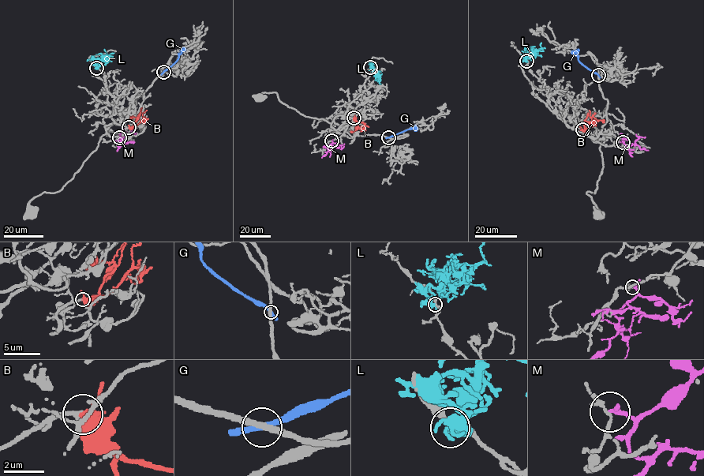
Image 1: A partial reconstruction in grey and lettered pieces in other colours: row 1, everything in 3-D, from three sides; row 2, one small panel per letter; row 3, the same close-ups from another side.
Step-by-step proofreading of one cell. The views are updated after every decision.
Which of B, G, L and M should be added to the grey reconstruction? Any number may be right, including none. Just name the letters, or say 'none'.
B

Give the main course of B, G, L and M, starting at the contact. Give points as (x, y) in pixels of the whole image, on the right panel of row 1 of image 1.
B: (582, 129), (594, 120), (604, 122)
G: (598, 75), (578, 60), (574, 53), (578, 49)
L: (527, 61), (531, 50), (544, 47)
M: (623, 142), (648, 150)

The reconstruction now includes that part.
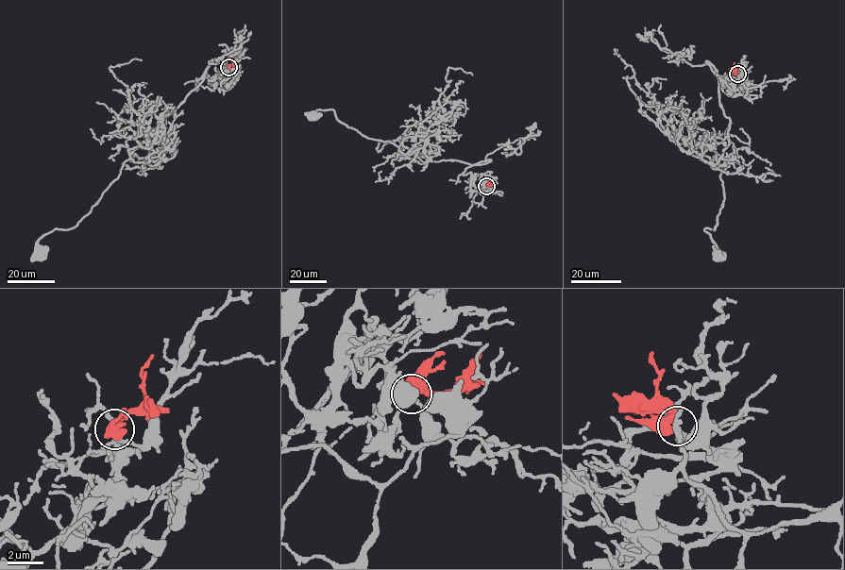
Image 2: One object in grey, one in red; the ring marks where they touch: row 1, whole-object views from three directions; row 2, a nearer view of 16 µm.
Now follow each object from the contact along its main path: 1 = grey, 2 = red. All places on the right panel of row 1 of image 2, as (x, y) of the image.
1: (737, 74), (734, 95), (718, 78), (730, 122), (723, 205), (704, 230), (716, 254)
2: (737, 74), (735, 62)

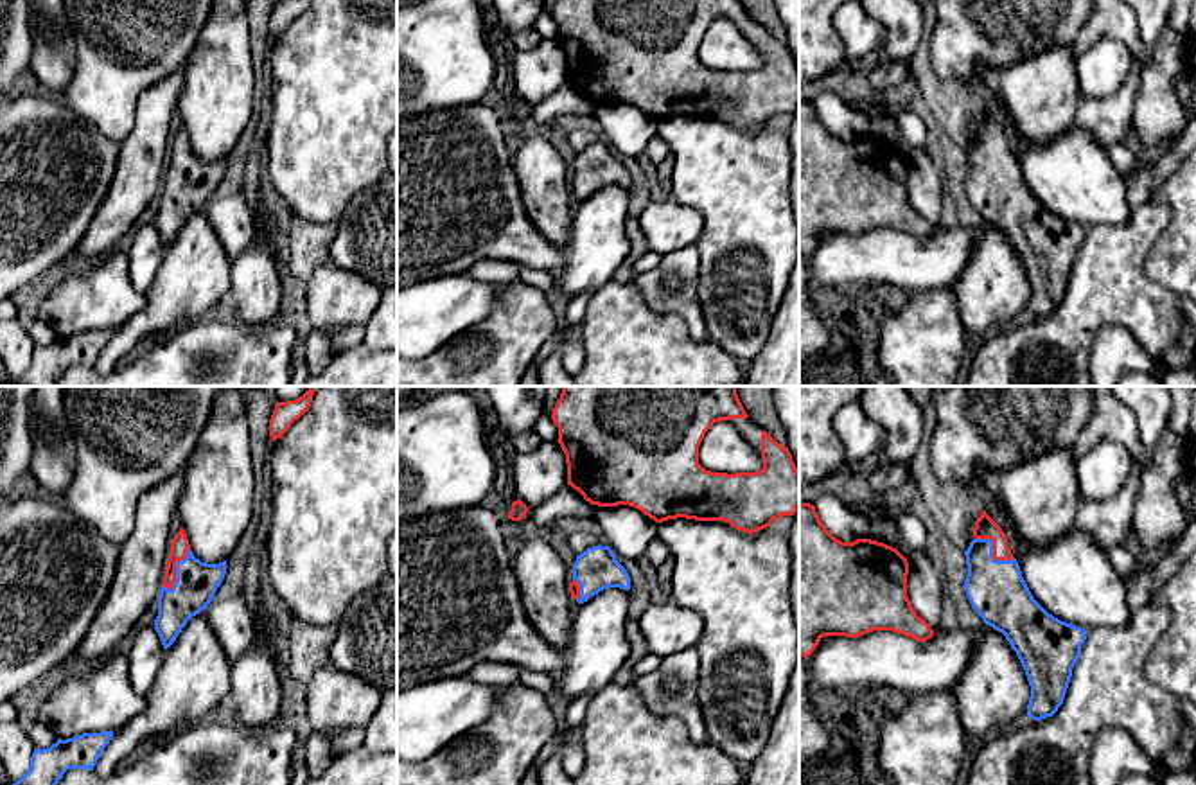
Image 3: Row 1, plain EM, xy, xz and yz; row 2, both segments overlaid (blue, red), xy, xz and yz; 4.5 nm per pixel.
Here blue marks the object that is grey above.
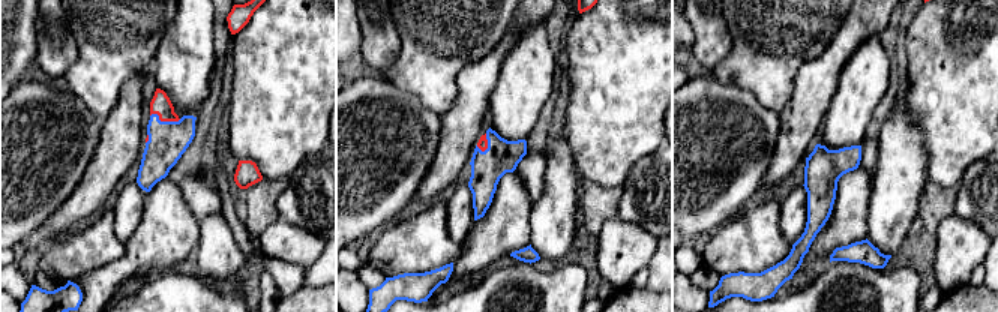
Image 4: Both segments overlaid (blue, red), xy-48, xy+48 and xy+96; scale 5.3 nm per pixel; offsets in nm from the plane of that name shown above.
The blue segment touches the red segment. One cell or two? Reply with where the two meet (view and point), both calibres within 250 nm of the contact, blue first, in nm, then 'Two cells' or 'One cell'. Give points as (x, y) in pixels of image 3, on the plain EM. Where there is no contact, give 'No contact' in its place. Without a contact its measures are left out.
Touches blue at yz (992, 149). Thickness 260 nm (blue) against 100 nm. One cell

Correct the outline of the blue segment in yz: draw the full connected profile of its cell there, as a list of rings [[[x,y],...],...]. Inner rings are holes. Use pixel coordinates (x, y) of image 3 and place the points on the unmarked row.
[[[986,108],[975,119],[973,135],[964,149],[968,172],[963,185],[966,194],[982,219],[1002,230],[1016,250],[1031,284],[1027,314],[1033,318],[1052,314],[1063,302],[1086,228],[1054,216],[1033,196],[1006,131]]]

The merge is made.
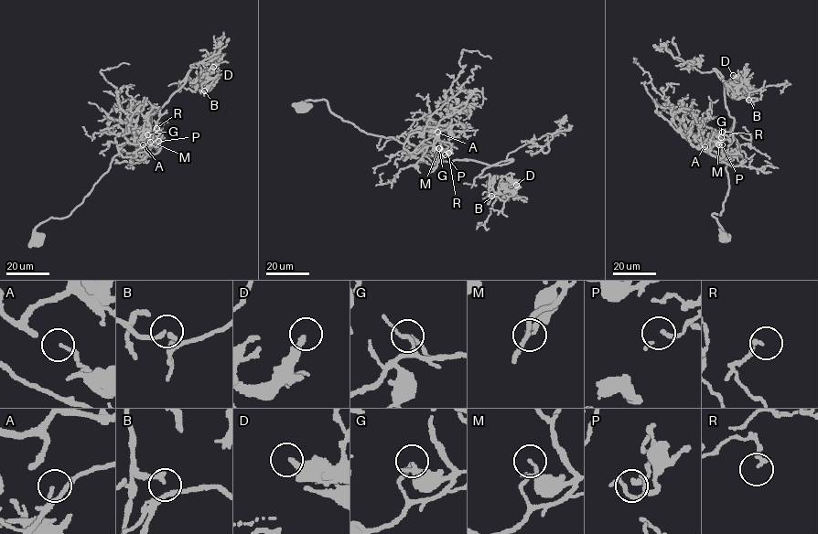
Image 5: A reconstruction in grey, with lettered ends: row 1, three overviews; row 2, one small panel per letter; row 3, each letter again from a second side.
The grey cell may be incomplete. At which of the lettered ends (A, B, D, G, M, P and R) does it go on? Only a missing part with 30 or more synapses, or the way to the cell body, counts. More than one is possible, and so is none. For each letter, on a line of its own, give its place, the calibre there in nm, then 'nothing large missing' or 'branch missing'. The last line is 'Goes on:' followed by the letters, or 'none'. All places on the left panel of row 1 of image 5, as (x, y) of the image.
A: at (143, 144); 130 nm thick; nothing large missing
B: at (204, 90); 120 nm thick; branch missing
D: at (213, 67); 280 nm thick; nothing large missing
G: at (147, 134); 140 nm thick; nothing large missing
M: at (150, 142); 90 nm thick; nothing large missing
P: at (158, 141); 160 nm thick; nothing large missing
R: at (156, 128); 160 nm thick; nothing large missing
Goes on: B

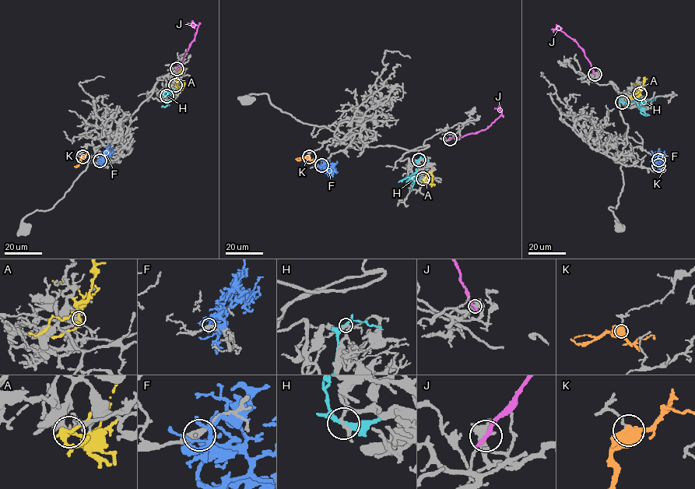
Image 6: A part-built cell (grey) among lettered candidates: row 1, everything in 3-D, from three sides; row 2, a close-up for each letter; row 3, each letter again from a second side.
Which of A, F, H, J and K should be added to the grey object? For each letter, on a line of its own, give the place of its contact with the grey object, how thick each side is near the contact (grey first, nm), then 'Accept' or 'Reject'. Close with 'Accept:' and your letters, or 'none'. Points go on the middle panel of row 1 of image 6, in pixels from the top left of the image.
A: Touches grey at (422, 178). Thickness 320 nm (grey) against 240 nm. Reject
F: Touches grey at (321, 165). Thickness 400 nm (grey) against 190 nm. Reject
H: Touches grey at (419, 160). Thickness 240 nm (grey) against 240 nm. Reject
J: Touches grey at (450, 138). Thickness 360 nm (grey) against 280 nm. Reject
K: Touches grey at (309, 156). Thickness 190 nm (grey) against 700 nm. Reject
Accept: none

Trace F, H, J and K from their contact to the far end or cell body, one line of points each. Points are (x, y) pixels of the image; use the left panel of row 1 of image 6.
F: (100, 160), (109, 143)
H: (166, 96), (170, 93), (171, 97), (165, 107), (161, 107)
J: (177, 68), (193, 40), (198, 26), (187, 22)
K: (82, 156), (79, 164), (75, 166)

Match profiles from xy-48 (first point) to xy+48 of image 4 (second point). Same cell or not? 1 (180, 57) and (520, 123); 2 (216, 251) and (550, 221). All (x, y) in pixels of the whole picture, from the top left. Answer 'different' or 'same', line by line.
1: same
2: same

